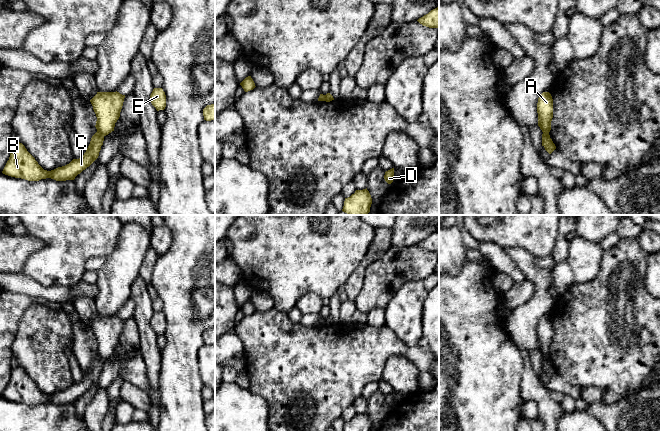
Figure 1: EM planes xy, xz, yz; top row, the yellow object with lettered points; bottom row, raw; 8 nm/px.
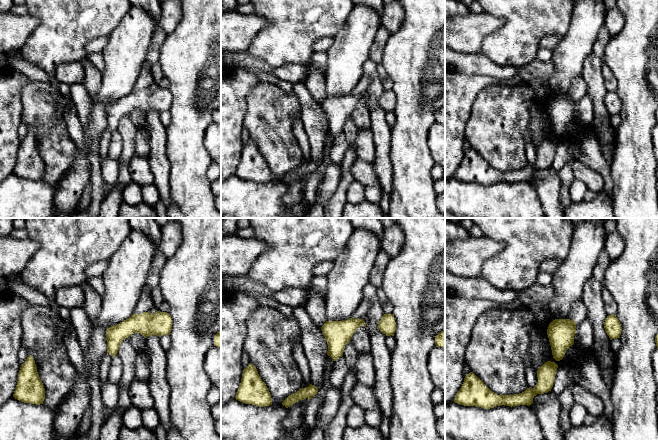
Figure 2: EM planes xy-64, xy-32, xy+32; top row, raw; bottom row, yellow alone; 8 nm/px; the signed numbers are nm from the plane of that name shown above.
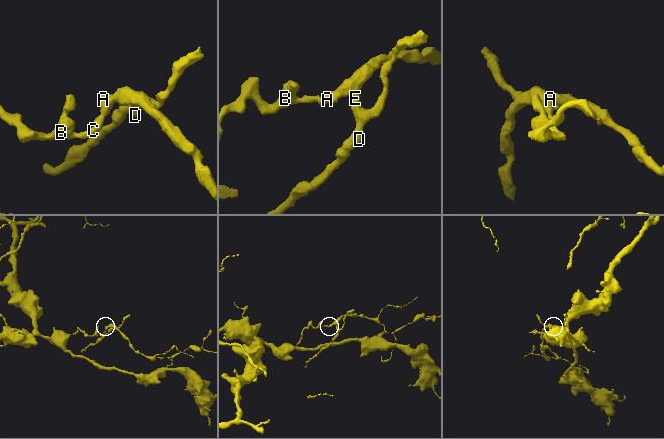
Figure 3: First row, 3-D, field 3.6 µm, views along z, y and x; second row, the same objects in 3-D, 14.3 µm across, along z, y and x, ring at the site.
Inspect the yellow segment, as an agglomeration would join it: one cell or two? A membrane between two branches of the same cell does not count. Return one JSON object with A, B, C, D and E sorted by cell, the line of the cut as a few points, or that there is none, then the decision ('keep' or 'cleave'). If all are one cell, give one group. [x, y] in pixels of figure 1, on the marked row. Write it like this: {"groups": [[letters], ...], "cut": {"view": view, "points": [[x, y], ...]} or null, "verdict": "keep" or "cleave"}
{"groups": [["A", "D", "E"], ["B", "C"]], "cut": {"view": "xy", "points": [[97, 130], [103, 136]]}, "verdict": "cleave"}

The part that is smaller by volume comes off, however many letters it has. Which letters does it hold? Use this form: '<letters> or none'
A, D, E

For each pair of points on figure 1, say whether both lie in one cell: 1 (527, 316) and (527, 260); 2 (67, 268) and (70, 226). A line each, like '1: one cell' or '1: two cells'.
1: one cell
2: one cell

